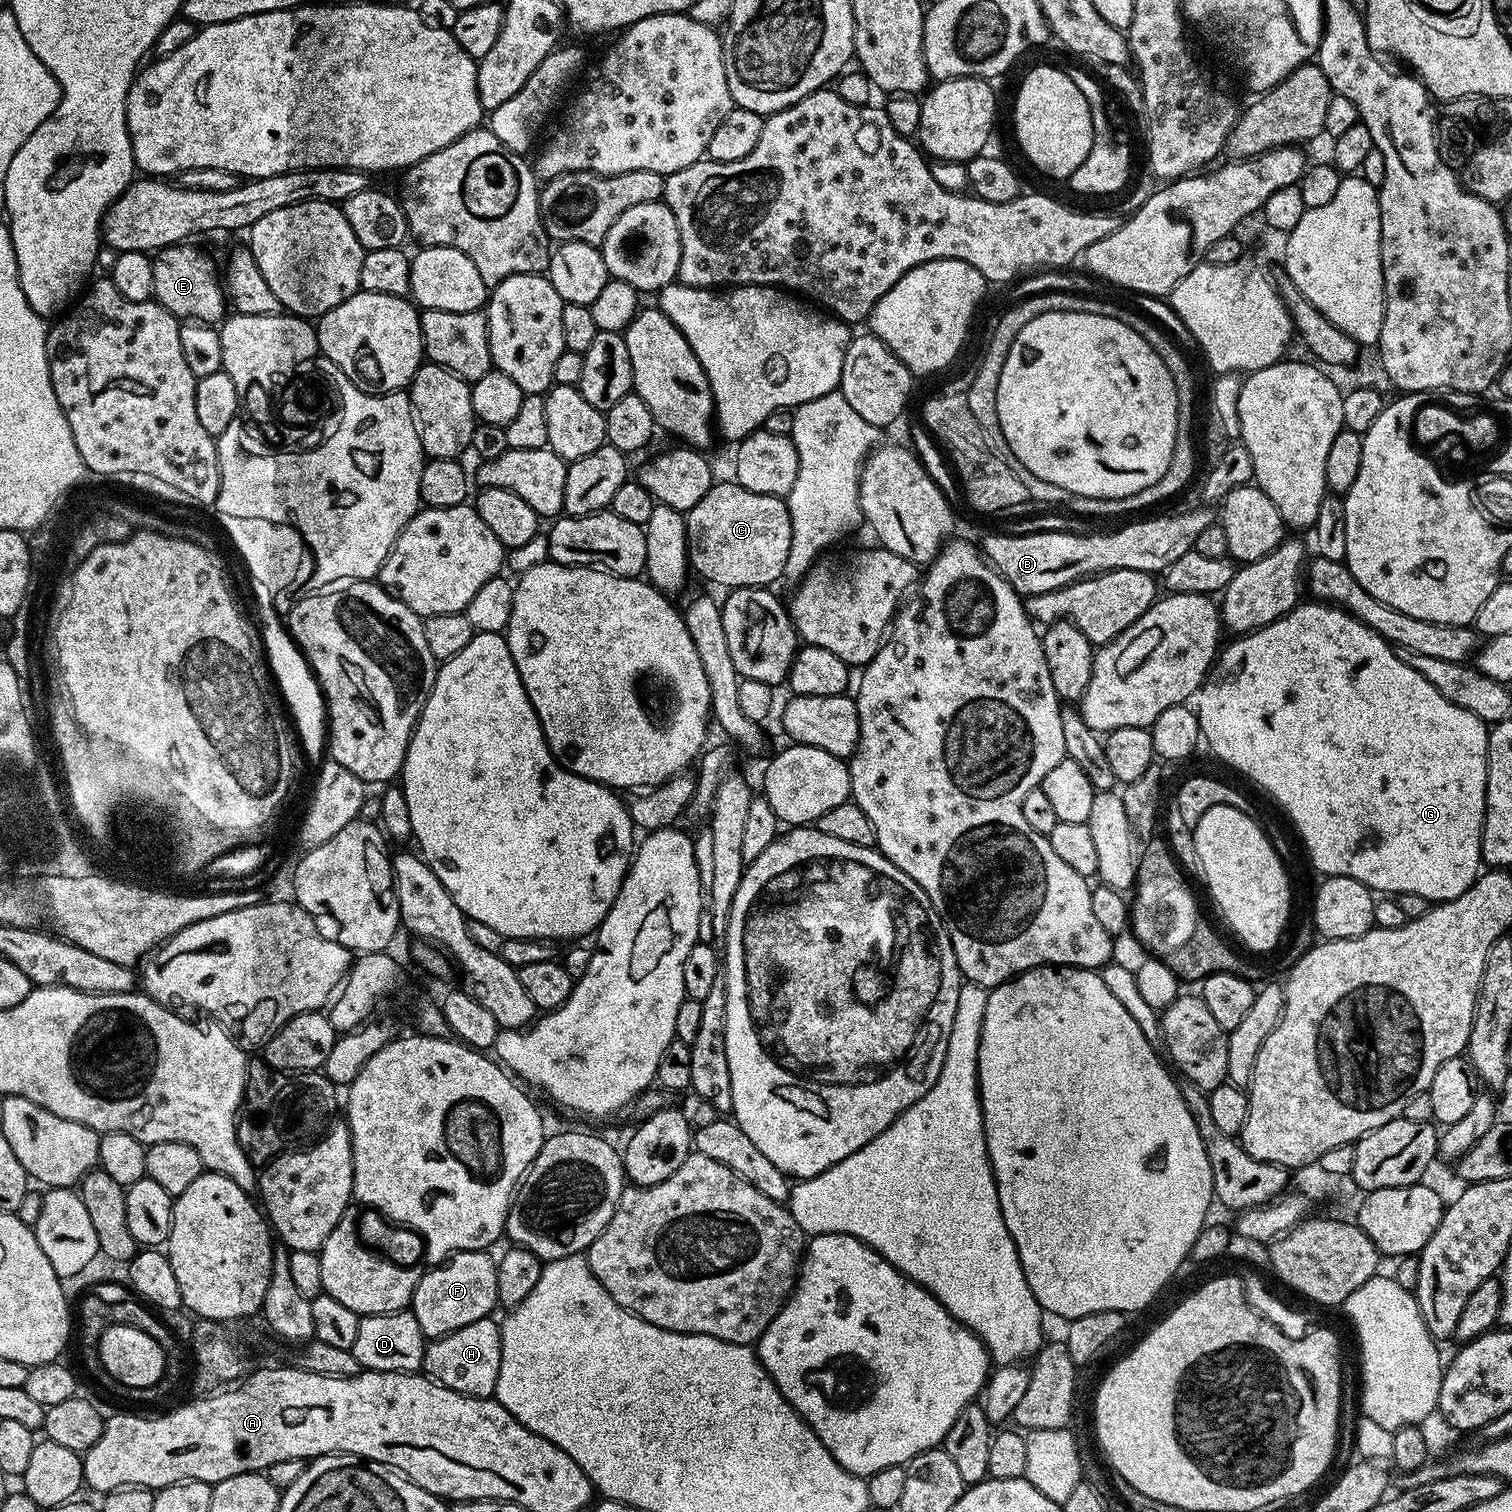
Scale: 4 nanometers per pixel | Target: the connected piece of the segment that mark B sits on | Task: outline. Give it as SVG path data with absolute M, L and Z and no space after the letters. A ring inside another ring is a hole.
M1201 507L1188 508L1173 516L1136 520L1133 524L1122 525L1117 532L1096 532L1093 536L1075 536L1061 530L1037 530L1016 536L996 532L985 538L982 551L984 559L1024 598L1053 592L1081 578L1115 568L1162 574L1177 558L1182 558L1182 554L1193 551L1202 530L1213 524L1213 509Z

